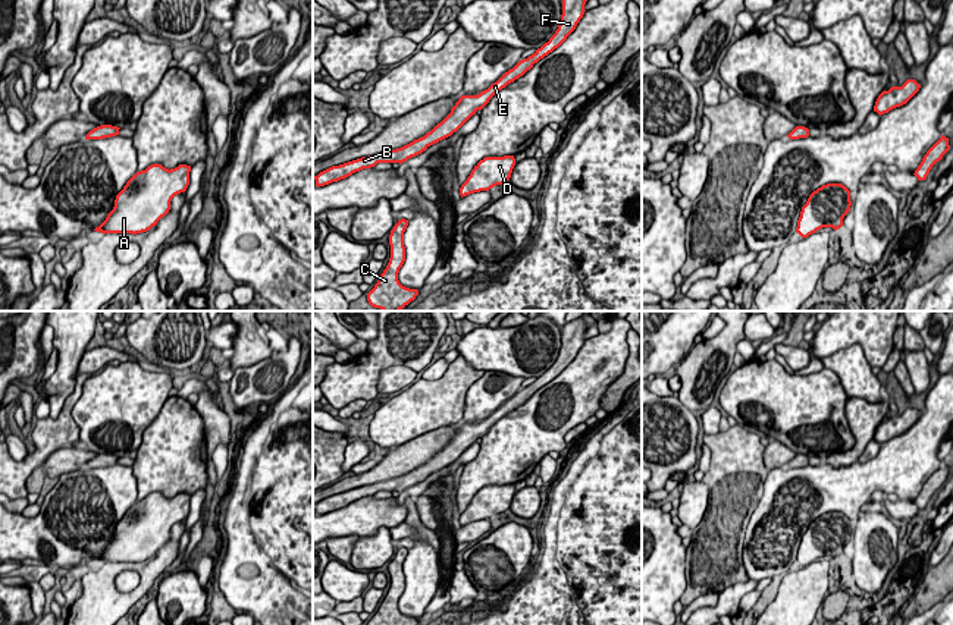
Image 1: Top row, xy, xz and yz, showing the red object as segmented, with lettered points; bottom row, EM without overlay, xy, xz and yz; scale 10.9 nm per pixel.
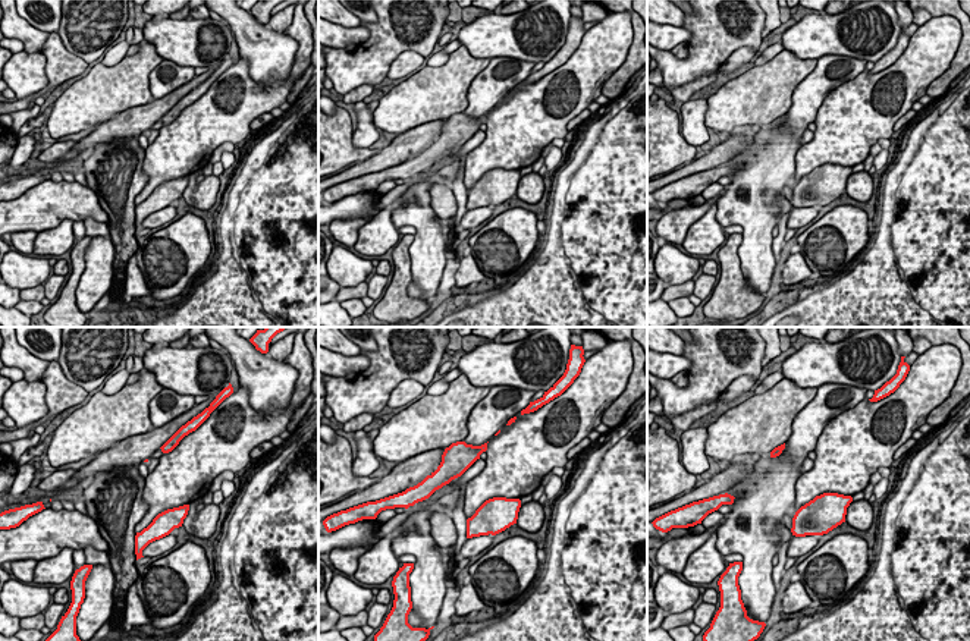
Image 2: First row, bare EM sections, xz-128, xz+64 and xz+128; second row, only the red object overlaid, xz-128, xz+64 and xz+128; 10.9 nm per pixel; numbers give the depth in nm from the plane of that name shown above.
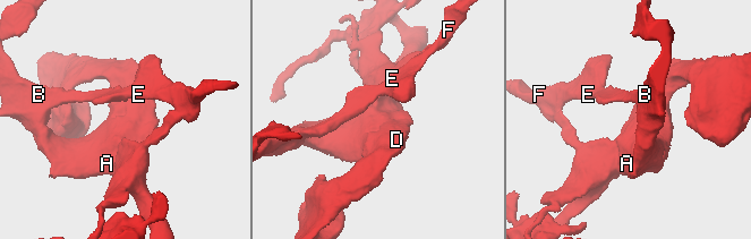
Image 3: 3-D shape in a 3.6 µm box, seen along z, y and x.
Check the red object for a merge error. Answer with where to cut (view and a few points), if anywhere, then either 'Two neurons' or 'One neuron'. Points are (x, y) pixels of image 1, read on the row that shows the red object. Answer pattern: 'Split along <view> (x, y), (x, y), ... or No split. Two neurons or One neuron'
No split. One neuron

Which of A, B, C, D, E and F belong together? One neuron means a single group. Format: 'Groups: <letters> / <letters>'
Groups: A B C D E F

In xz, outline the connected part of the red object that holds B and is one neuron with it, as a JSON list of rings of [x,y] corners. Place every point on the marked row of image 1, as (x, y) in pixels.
[[[562,0],[562,15],[555,34],[537,48],[527,59],[520,60],[512,69],[505,72],[495,84],[477,95],[461,95],[451,113],[438,123],[424,136],[414,139],[413,142],[385,153],[379,153],[369,157],[361,157],[339,166],[332,166],[320,172],[316,179],[316,186],[325,186],[332,182],[338,182],[351,176],[363,169],[374,167],[377,163],[404,163],[411,157],[416,157],[426,151],[430,145],[451,136],[457,132],[477,110],[482,110],[489,100],[508,84],[523,76],[533,67],[540,59],[558,48],[567,37],[576,29],[577,23],[584,15],[584,4],[587,0]]]

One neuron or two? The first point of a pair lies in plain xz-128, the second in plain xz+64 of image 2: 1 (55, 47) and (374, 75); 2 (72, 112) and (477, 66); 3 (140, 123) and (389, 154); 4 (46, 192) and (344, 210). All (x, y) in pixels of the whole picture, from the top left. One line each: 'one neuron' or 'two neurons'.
1: two neurons
2: one neuron
3: one neuron
4: one neuron

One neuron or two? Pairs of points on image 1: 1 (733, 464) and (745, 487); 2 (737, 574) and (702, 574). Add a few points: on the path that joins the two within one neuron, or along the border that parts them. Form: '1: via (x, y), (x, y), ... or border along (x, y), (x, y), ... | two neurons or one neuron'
1: via (739, 470), (745, 476), (745, 481) | one neuron
2: via (729, 578), (711, 578) | one neuron

